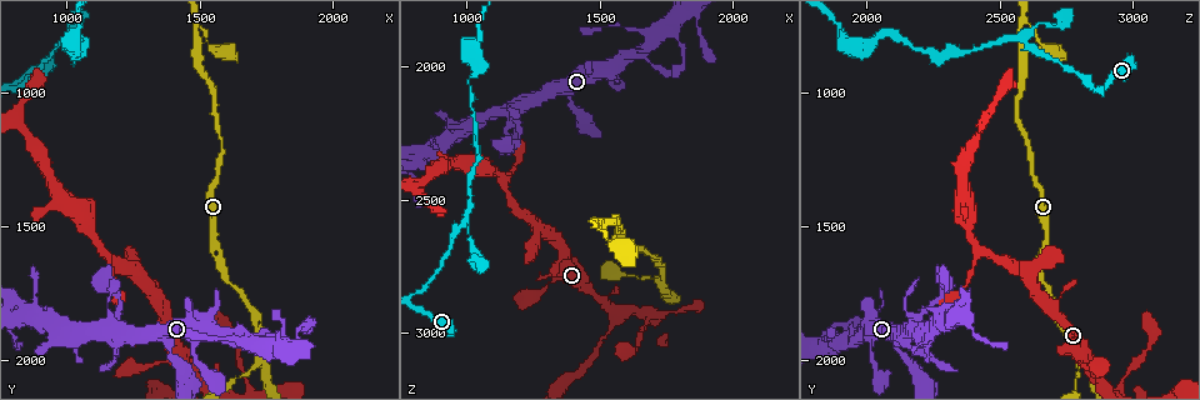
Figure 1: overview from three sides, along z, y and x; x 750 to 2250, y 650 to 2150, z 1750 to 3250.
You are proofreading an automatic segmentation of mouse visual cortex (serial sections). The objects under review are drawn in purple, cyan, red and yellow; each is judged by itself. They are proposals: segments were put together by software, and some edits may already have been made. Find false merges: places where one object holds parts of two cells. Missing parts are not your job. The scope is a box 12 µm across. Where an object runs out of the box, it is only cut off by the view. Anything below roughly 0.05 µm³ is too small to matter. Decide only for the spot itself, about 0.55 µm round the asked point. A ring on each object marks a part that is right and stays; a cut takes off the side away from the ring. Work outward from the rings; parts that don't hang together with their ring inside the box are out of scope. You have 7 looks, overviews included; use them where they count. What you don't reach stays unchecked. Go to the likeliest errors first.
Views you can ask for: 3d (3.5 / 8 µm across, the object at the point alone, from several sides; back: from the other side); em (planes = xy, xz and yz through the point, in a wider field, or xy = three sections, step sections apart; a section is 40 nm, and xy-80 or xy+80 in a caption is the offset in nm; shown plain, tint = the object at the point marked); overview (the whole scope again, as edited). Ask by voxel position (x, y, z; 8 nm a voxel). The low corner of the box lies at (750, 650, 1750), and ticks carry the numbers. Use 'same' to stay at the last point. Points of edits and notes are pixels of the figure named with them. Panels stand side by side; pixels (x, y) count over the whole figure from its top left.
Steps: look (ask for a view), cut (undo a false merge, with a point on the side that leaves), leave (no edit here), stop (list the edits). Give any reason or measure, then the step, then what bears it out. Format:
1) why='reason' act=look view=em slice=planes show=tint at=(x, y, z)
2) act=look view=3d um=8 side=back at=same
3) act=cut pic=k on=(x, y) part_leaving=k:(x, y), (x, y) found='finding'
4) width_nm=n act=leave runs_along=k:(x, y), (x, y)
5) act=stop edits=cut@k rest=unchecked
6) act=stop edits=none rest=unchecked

why='two arms in line, one across' act=look view=em slice=xy step=5 show=tint at=(1740, 1990, 2820)

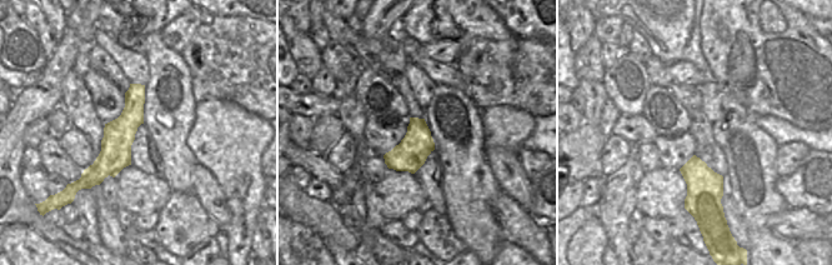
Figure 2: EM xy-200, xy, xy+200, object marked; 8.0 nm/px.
why='see where the arms go' act=look view=3d um=3.5 at=same

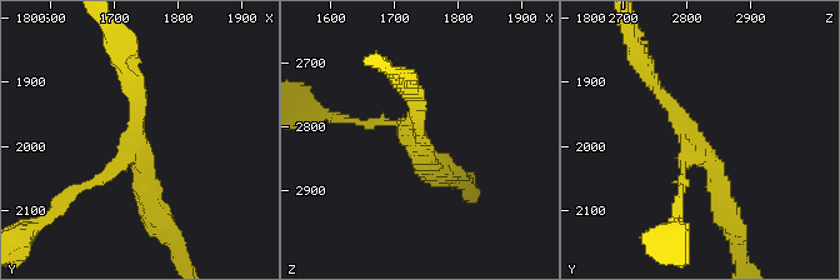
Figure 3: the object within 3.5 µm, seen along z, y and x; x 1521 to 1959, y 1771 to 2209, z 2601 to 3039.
width_nm=260 act=leave runs_along=3:(646, 71), (718, 171), (726, 213) found='continuous, no second cell'

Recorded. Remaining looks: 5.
why='abrupt turn' act=look view=3d um=3.5 side=back at=(990, 800, 2590)

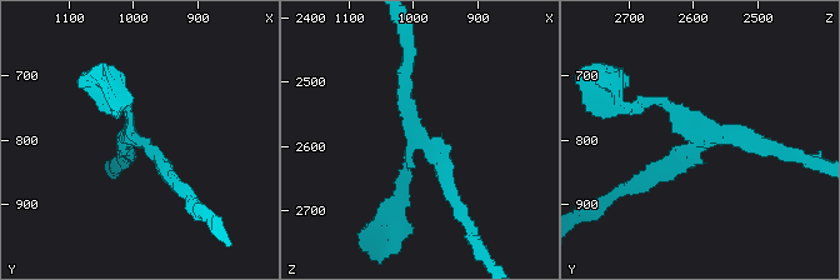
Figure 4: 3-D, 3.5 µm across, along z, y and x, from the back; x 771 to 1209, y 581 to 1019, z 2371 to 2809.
arm_widths_nm=150,200,200 act=leave runs_along=4:(456, 201), (410, 129), (406, 64) found='one cell here'

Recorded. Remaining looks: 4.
why='thin arm on a thick one' act=look view=3d um=3.5 at=(1190, 1890, 2150)

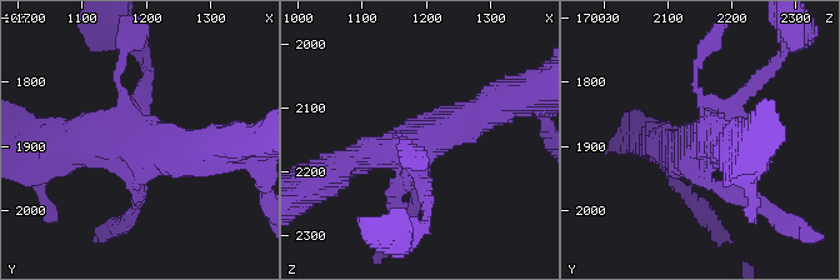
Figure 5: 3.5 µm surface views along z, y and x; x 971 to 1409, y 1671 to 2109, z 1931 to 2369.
why='now the EM' act=look view=em slice=xy step=1 show=tint at=(1185, 1885, 2155)

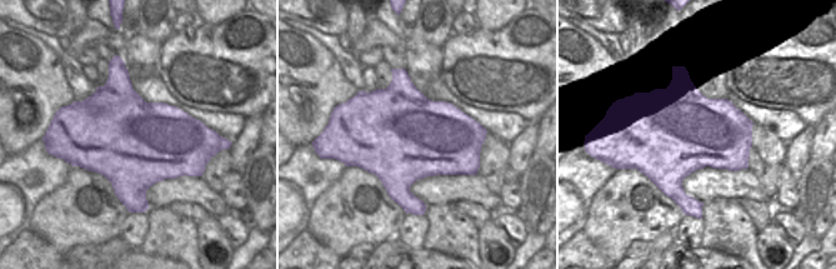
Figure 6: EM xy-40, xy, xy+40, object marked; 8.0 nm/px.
why='cut it another way' act=look view=em slice=xy step=3 show=tint at=same

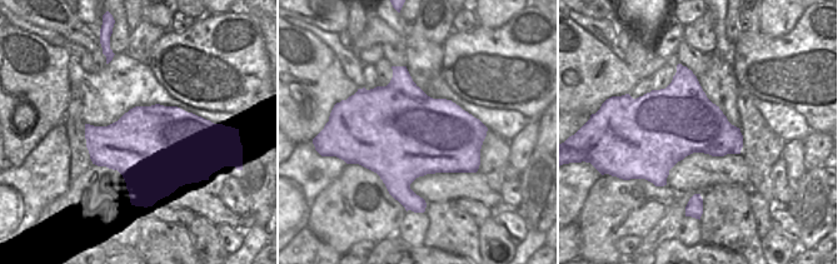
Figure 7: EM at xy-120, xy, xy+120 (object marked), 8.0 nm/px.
width_nm=750 act=leave runs_along=5:(489, 109), (424, 144), (340, 166) found='continuous, no second cell'

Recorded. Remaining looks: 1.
act=stop edits=none rest=unchecked

